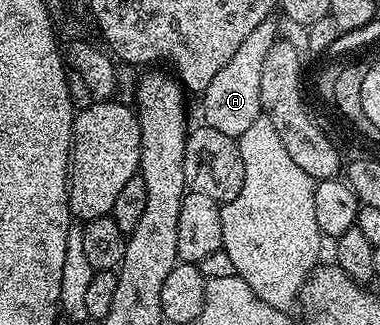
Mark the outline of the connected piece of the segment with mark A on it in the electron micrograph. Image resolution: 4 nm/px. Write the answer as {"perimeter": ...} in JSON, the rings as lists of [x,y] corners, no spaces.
{"perimeter":[[[272,17],[262,21],[257,28],[245,38],[241,47],[233,54],[233,59],[213,76],[213,80],[203,91],[204,125],[216,128],[229,137],[238,139],[262,115],[261,72],[264,70],[268,50],[278,41],[279,26]]]}

